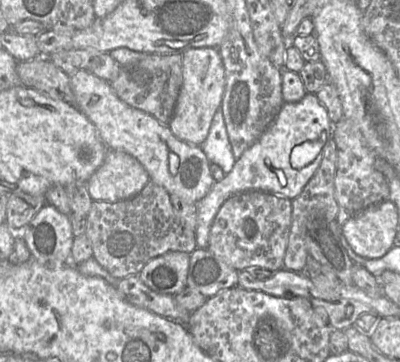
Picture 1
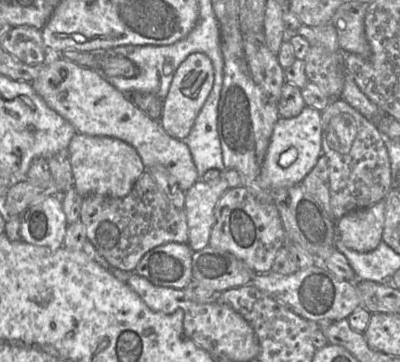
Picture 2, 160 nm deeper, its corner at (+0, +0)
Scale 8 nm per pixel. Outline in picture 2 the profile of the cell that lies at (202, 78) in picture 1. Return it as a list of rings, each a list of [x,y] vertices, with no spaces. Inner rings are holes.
[[[192,53],[179,65],[173,76],[167,96],[163,100],[162,114],[159,119],[168,135],[179,140],[183,140],[188,136],[212,89],[213,82],[214,68],[206,54]]]

